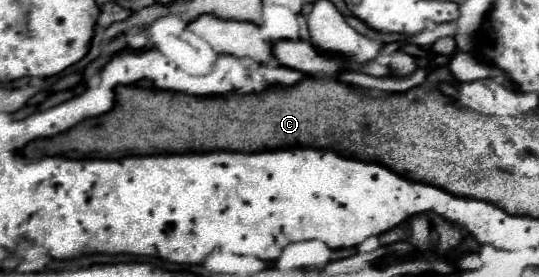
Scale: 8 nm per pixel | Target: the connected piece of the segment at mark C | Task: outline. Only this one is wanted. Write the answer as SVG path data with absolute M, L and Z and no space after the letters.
M305 76L301 82L297 82L295 86L269 86L267 90L259 92L259 94L225 94L225 96L187 96L181 92L161 92L161 90L139 90L137 86L117 86L115 88L115 108L105 114L105 116L97 116L97 118L87 118L79 124L75 124L73 128L69 128L67 132L61 132L53 138L39 138L29 142L27 146L23 146L19 150L19 154L23 158L37 158L37 156L63 156L63 158L109 158L109 156L139 156L139 154L183 154L183 152L211 152L211 150L237 150L237 152L263 152L263 150L279 150L279 148L323 148L323 150L333 150L337 154L349 156L349 158L359 158L365 162L379 162L391 170L395 170L399 176L407 178L407 180L415 180L415 182L425 182L431 184L431 178L435 178L435 174L439 174L439 178L467 178L467 182L471 182L471 178L475 178L475 168L477 162L481 162L481 170L489 170L493 166L497 166L495 162L495 154L493 154L493 146L491 146L491 132L501 134L503 130L511 128L511 126L519 126L517 120L511 118L501 118L501 116L483 116L475 110L469 110L467 106L459 104L455 98L441 94L437 88L429 88L429 86L417 86L411 88L407 92L395 92L389 94L387 98L373 98L363 94L361 90L341 84L337 78L309 78Z

